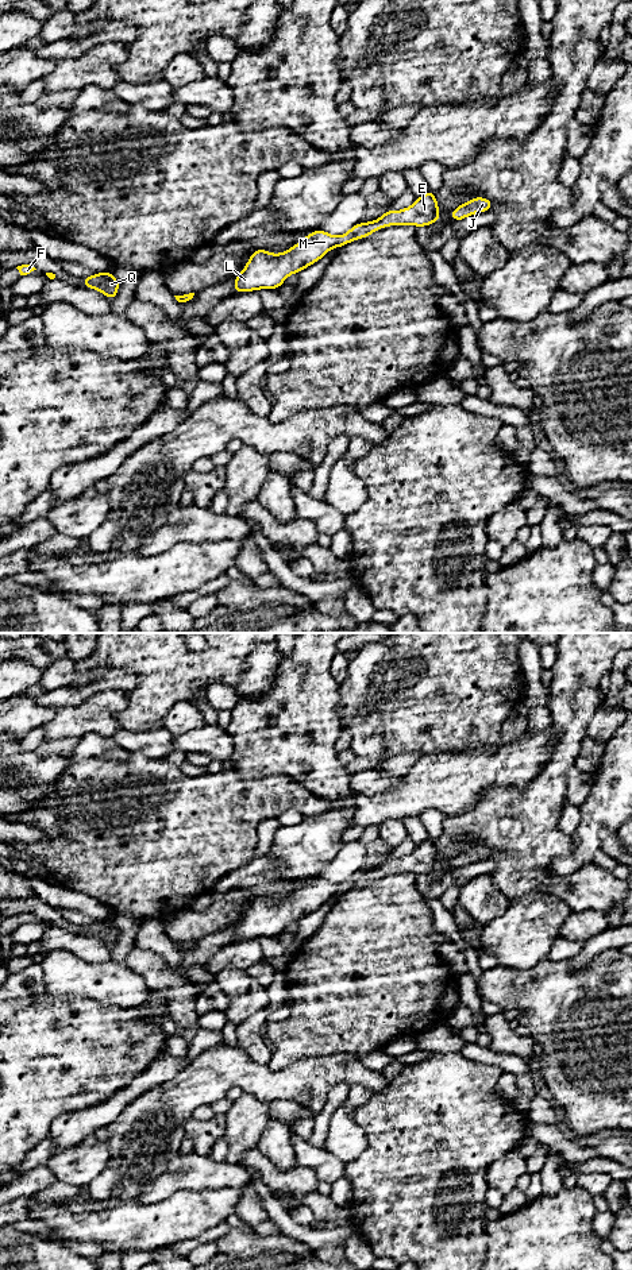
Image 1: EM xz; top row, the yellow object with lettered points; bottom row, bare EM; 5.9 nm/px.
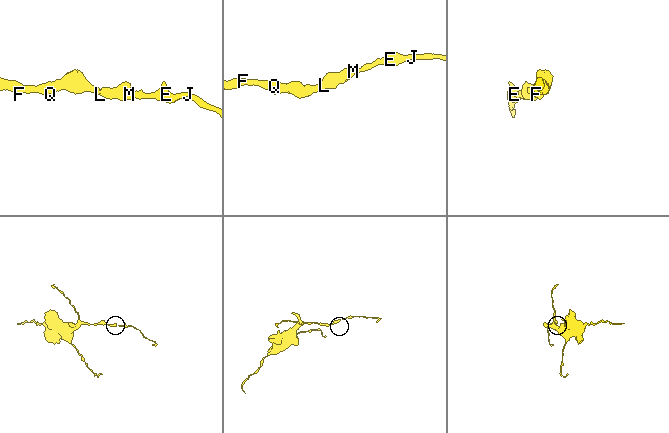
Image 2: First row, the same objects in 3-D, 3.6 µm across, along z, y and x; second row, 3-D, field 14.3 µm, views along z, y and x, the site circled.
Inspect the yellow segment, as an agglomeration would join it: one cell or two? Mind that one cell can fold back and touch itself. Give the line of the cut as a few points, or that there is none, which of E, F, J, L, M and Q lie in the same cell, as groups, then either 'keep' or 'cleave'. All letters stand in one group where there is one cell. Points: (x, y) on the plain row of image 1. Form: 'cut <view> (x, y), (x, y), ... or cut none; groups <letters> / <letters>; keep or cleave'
cut none; groups E F J L M Q; keep

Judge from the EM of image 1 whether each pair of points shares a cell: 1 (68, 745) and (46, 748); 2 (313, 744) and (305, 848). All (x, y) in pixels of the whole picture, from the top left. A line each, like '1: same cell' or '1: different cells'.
1: same cell
2: same cell

